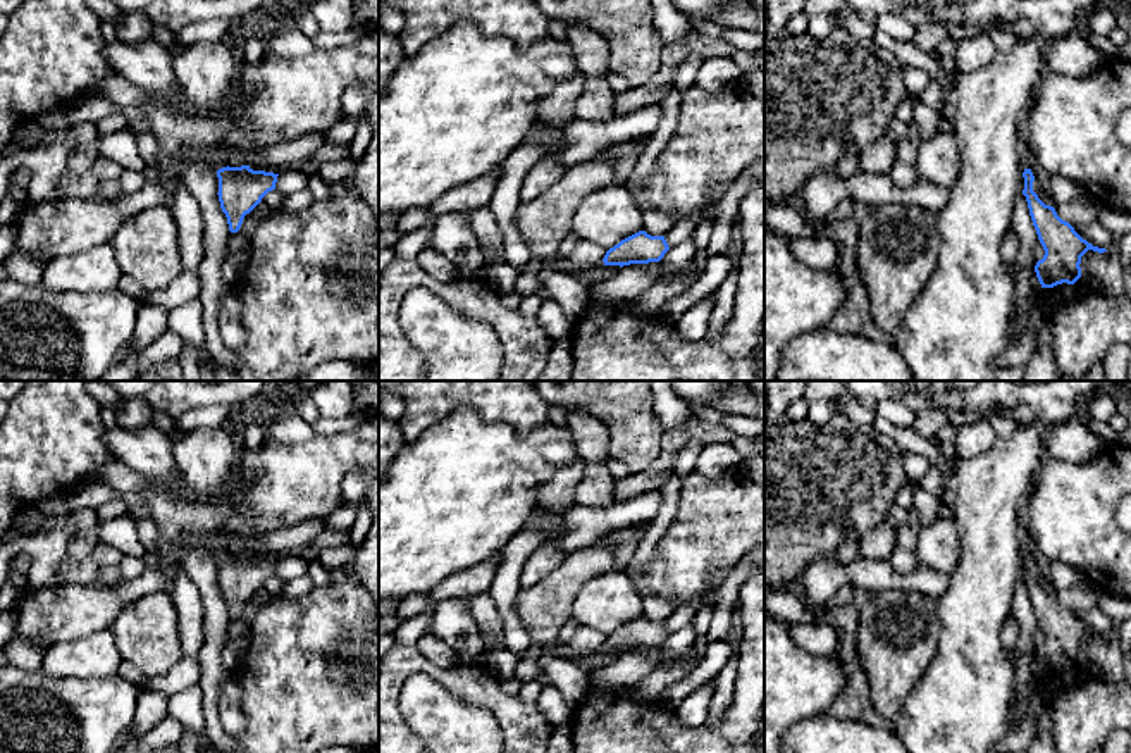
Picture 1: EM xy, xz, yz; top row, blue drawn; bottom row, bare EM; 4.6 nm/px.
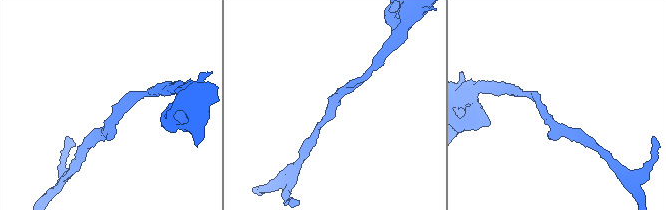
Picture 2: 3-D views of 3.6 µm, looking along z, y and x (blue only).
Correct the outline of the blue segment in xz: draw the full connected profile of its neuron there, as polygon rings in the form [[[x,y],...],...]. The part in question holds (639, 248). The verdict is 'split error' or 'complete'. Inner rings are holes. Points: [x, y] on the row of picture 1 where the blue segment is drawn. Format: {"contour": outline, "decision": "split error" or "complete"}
{"contour": [[[639,231],[609,248],[603,258],[604,265],[630,265],[659,262],[670,250],[664,236],[651,236]]], "decision": "complete"}

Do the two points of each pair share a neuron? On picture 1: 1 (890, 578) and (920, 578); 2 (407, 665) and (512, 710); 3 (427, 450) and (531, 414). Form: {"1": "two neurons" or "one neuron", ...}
{"1": "one neuron", "2": "one neuron", "3": "two neurons"}

